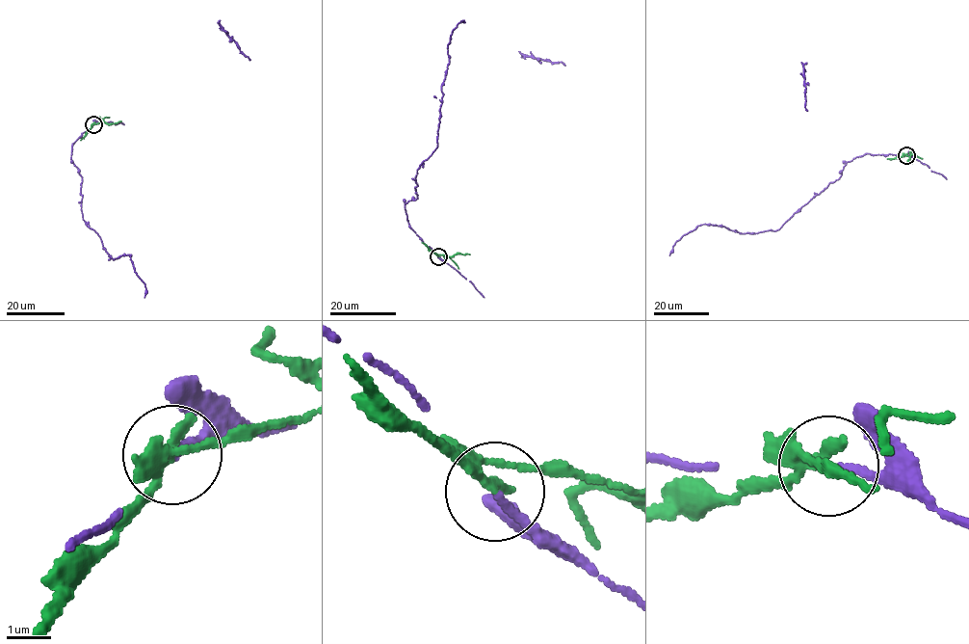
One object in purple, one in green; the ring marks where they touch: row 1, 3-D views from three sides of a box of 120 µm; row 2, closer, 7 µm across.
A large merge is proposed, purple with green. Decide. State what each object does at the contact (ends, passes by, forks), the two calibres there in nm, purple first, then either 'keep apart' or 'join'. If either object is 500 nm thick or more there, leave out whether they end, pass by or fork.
purple ends; green forks; calibres 160 and 170 nm; keep apart

